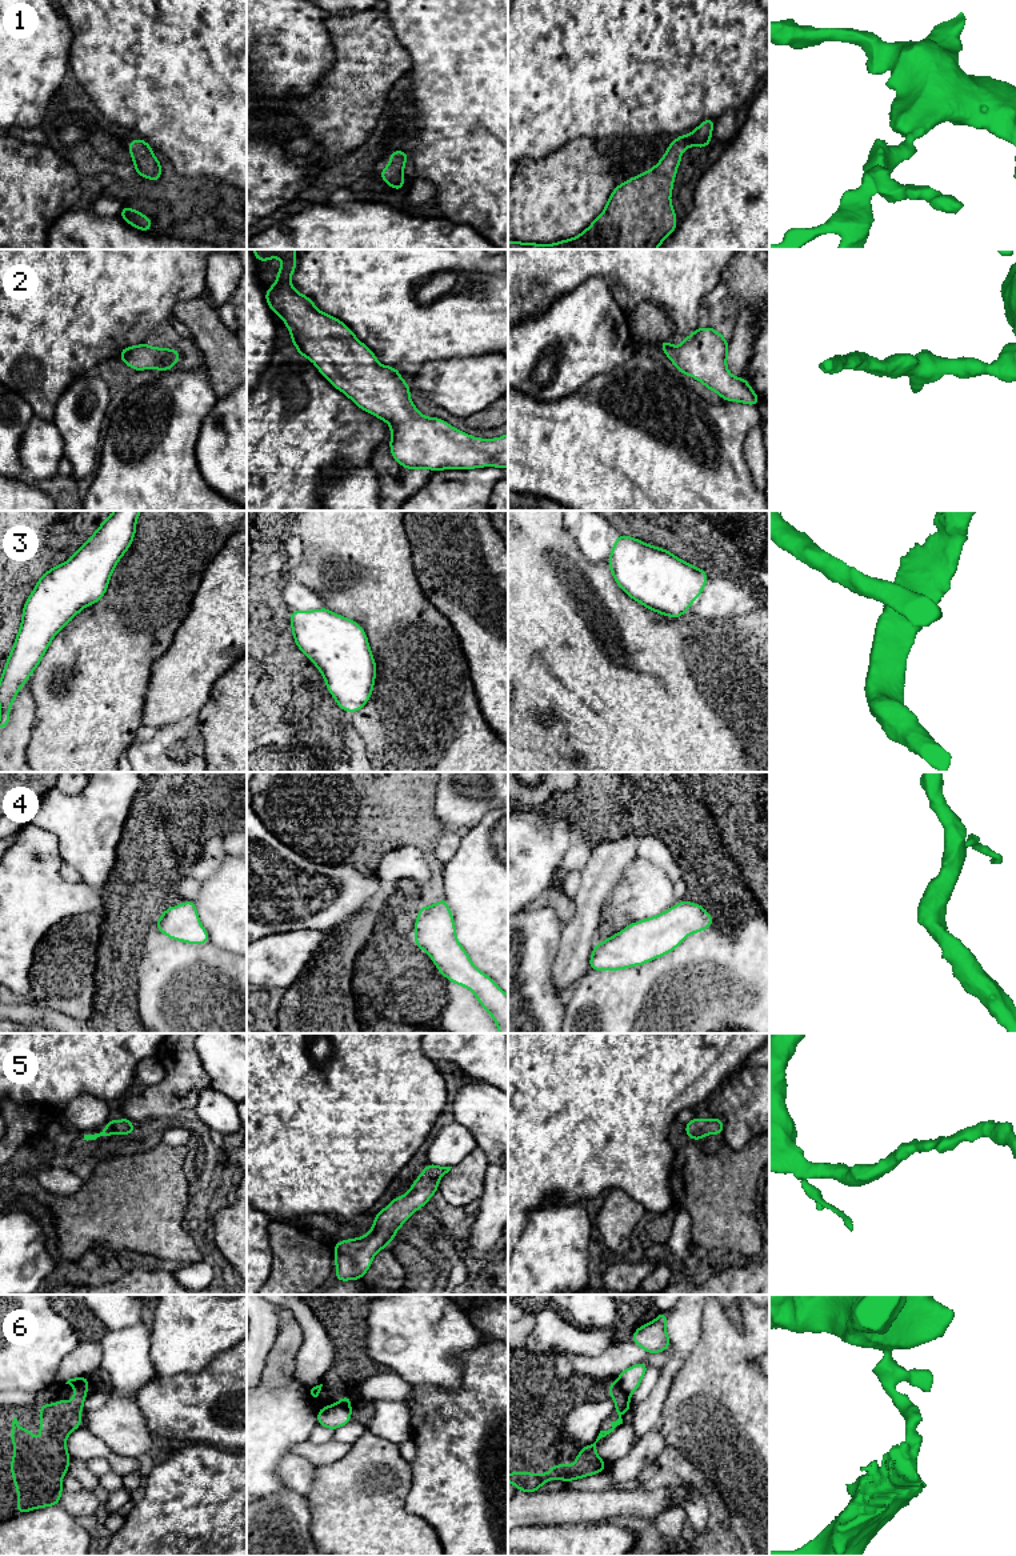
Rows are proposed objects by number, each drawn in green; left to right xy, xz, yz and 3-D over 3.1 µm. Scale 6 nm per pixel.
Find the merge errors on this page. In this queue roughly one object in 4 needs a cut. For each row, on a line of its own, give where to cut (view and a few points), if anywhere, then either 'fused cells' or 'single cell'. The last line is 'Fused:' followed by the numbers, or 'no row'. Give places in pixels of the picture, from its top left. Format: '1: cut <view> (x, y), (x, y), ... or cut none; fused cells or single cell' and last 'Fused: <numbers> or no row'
1: cut none; single cell
2: cut none; single cell
3: cut none; single cell
4: cut none; single cell
5: cut none; single cell
6: cut yz (614, 1383), (628, 1396); fused cells
Fused: 6

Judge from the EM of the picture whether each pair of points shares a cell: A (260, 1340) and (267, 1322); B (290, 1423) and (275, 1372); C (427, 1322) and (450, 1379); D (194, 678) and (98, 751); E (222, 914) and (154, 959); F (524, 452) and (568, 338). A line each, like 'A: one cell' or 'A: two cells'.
A: one cell
B: two cells
C: one cell
D: two cells
E: two cells
F: two cells

